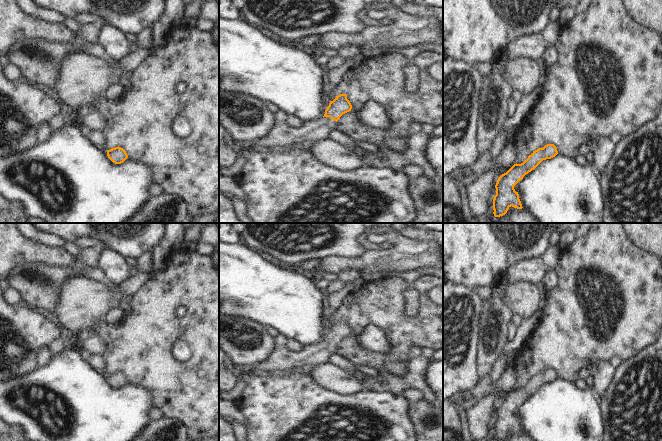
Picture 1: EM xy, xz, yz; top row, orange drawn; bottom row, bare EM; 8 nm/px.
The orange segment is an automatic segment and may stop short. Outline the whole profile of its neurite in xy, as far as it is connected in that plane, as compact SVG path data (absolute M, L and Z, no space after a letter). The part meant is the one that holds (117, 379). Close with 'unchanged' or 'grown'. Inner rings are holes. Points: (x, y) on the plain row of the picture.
M119 370L107 374L107 380L115 388L121 388L128 382L126 375Z; unchanged

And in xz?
M346 318L336 320L330 325L325 338L320 343L314 343L303 347L300 353L286 348L287 339L278 334L275 339L275 349L271 356L253 366L248 371L256 373L287 373L297 370L304 371L313 366L329 362L329 358L337 353L337 345L340 341L351 335L352 329Z; grown

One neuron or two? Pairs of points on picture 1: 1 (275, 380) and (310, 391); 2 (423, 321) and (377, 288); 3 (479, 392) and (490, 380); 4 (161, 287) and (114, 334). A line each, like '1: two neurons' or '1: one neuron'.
1: one neuron
2: one neuron
3: one neuron
4: one neuron

